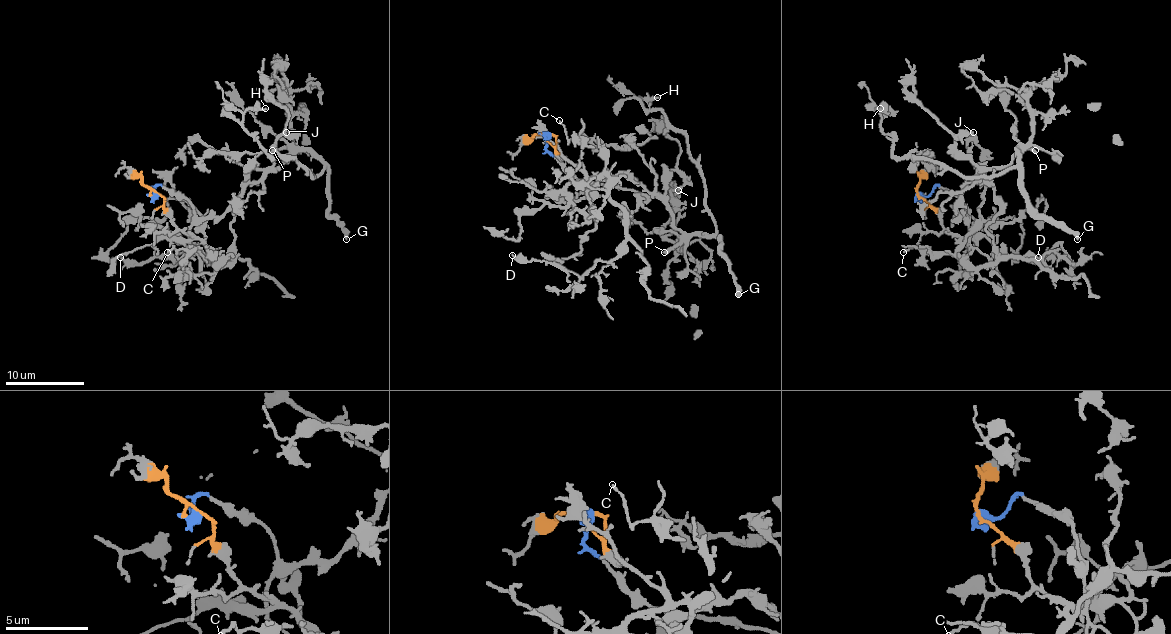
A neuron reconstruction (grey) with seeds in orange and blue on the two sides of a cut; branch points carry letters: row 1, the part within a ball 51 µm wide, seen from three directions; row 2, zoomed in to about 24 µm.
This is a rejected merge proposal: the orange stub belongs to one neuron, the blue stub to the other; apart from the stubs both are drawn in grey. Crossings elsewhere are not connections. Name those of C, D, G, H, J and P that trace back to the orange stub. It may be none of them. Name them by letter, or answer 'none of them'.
C, D

